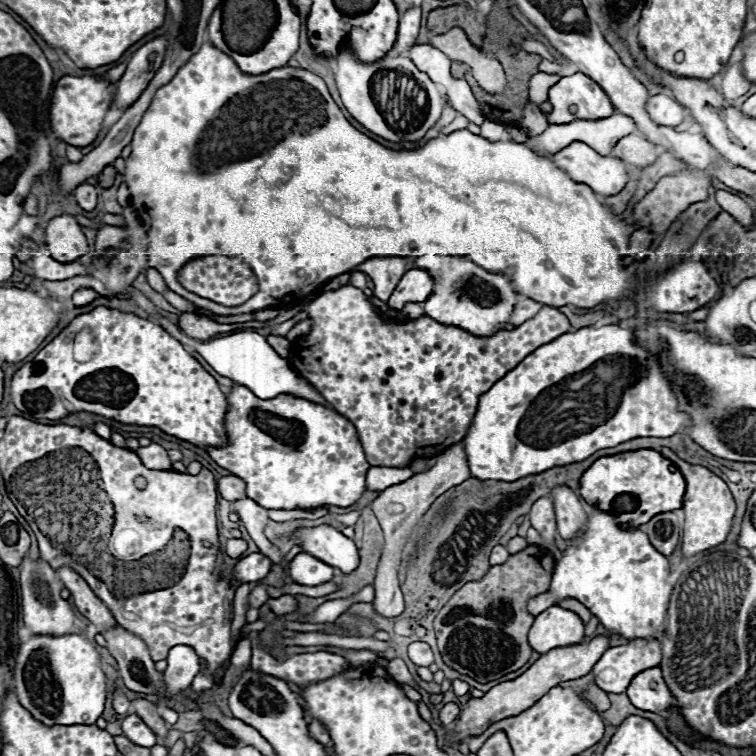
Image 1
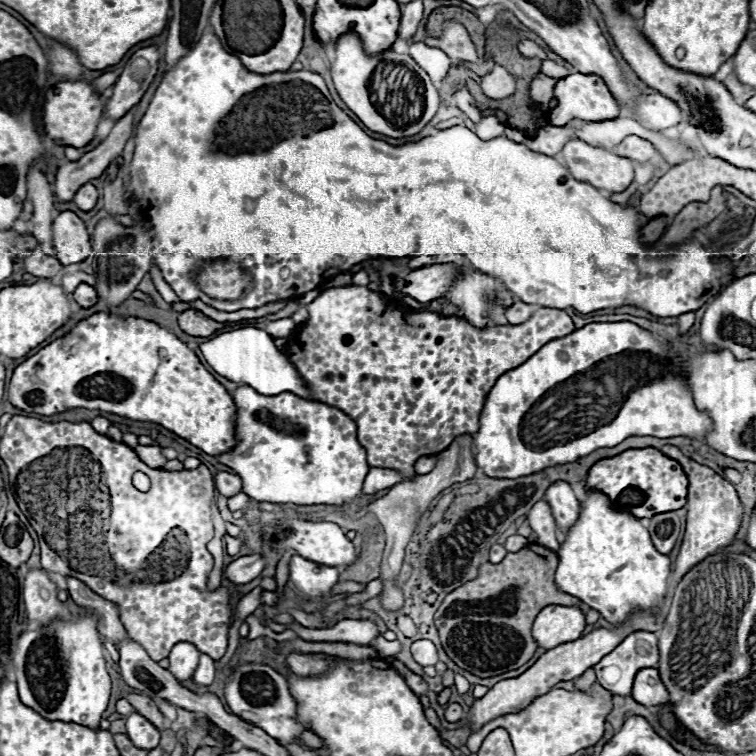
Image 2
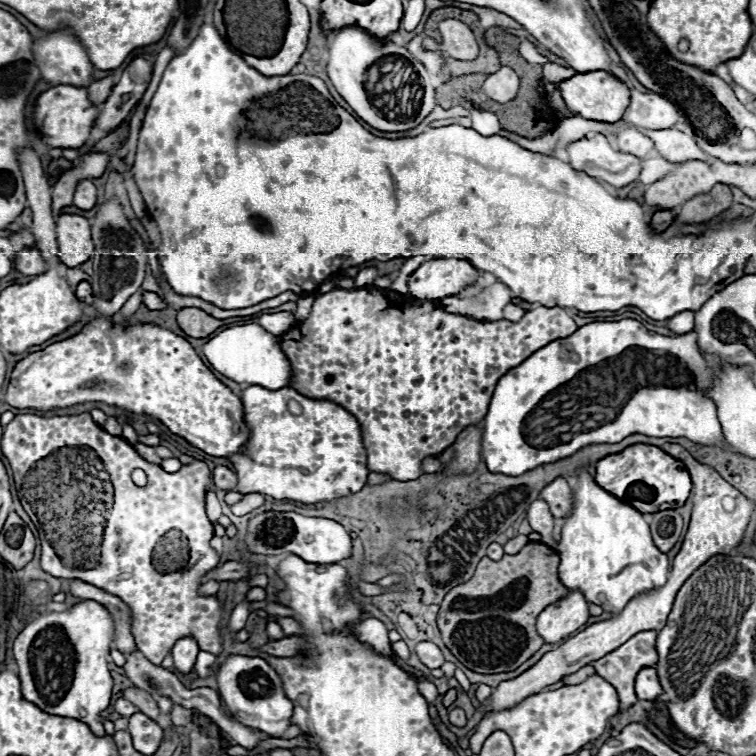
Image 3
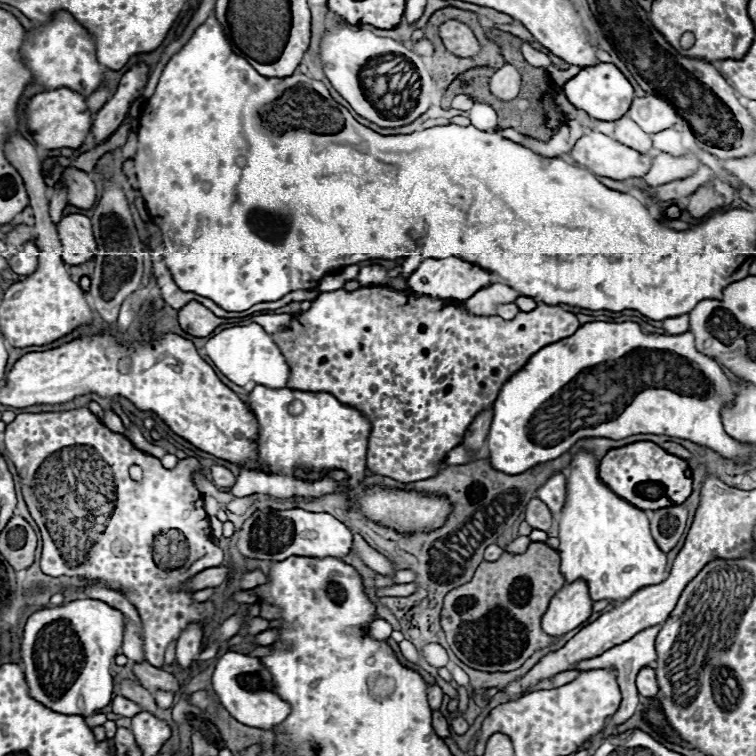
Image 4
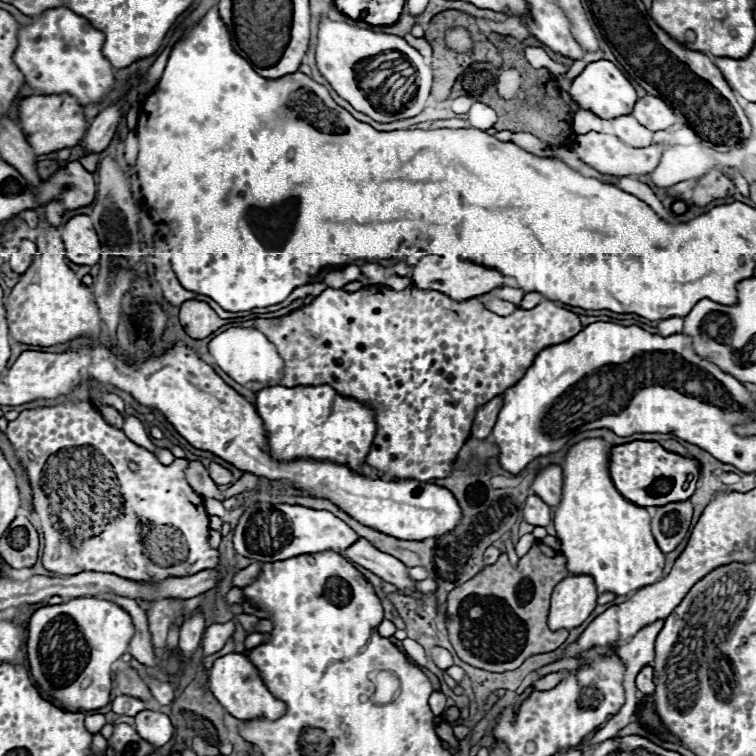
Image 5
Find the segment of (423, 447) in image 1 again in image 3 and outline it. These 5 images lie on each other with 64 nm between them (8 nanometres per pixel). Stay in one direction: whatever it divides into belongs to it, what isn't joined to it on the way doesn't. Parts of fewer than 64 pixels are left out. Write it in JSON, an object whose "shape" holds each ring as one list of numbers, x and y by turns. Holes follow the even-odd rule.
{"shape":[[364,286,318,294,308,318,278,336,278,342,292,364,292,386,300,394,332,400,358,418,364,428,370,472,408,482,424,474,424,458,442,454,466,426,478,424,486,416,494,388,504,374,520,366,532,352,558,338,568,338,576,330,576,322,558,306,538,306,518,322,490,322,446,312,438,300,418,300,410,294]]}

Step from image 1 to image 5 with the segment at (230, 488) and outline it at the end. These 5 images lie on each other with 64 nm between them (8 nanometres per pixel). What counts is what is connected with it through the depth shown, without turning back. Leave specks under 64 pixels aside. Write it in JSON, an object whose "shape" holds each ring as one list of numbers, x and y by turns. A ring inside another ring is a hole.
{"shape":[[212,462,212,464,208,466,208,470,210,470,210,478,212,478,218,486,222,486,222,484,230,484,230,482,232,482,232,474,230,474,226,468,222,468,220,464]]}

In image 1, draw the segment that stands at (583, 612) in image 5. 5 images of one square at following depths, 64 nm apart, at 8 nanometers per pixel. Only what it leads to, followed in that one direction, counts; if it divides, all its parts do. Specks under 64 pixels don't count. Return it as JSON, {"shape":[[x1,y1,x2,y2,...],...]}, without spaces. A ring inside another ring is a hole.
{"shape":[[550,606,536,616,528,642,540,654,552,648,562,648,568,644,580,644,584,638,584,622,572,610]]}

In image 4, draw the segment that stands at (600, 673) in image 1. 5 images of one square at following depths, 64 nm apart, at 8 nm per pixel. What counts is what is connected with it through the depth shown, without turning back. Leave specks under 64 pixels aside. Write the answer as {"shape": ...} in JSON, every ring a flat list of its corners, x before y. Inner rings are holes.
{"shape":[[660,626,646,628,644,632,638,632,632,640,628,640,628,642,624,642,624,644,618,644,618,646,612,646,608,652,600,654,600,656,596,656,596,658,590,658,590,660,582,660,582,662,578,662,578,664,574,666,576,670,614,668,614,670,618,672,618,686,620,686,620,692,622,692,622,704,620,704,618,712,610,718,610,722,606,724,606,728,600,732,602,736,610,736,612,730,616,730,616,726,620,726,620,724,624,724,628,718,632,718,632,714,634,714,634,710,636,710,636,706,638,706,638,698,640,698,640,694,638,694,638,690,636,690,636,686,634,686,634,680,636,680,638,672,640,672,644,666,650,666,650,664,654,664,654,660,656,660,654,640,656,640,658,632,660,632]]}

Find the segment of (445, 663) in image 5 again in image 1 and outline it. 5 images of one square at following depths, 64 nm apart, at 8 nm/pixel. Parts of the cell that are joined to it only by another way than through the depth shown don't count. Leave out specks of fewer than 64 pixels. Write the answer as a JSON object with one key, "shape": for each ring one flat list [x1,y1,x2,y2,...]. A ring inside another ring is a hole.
{"shape":[[412,642,408,646,408,656,416,666,430,666,434,664,434,654,432,648,426,642]]}

